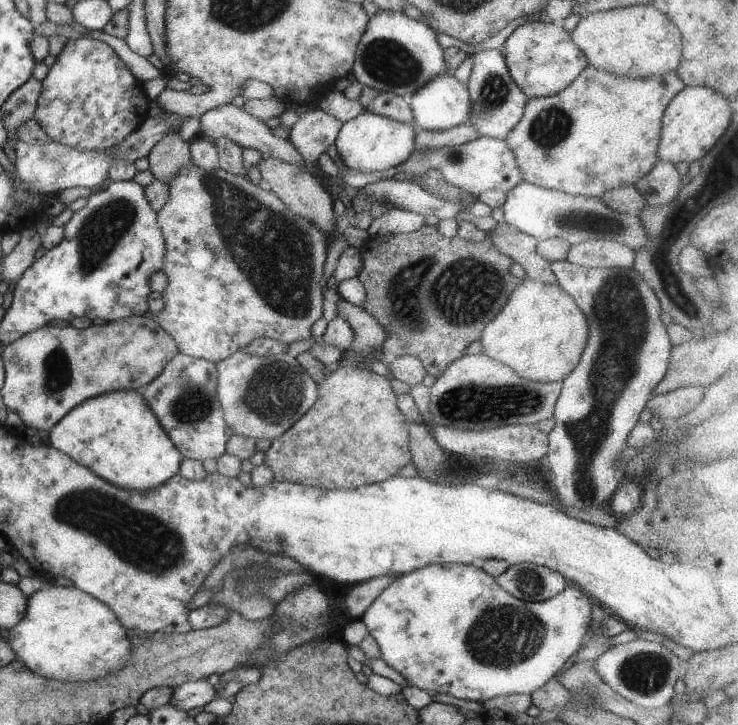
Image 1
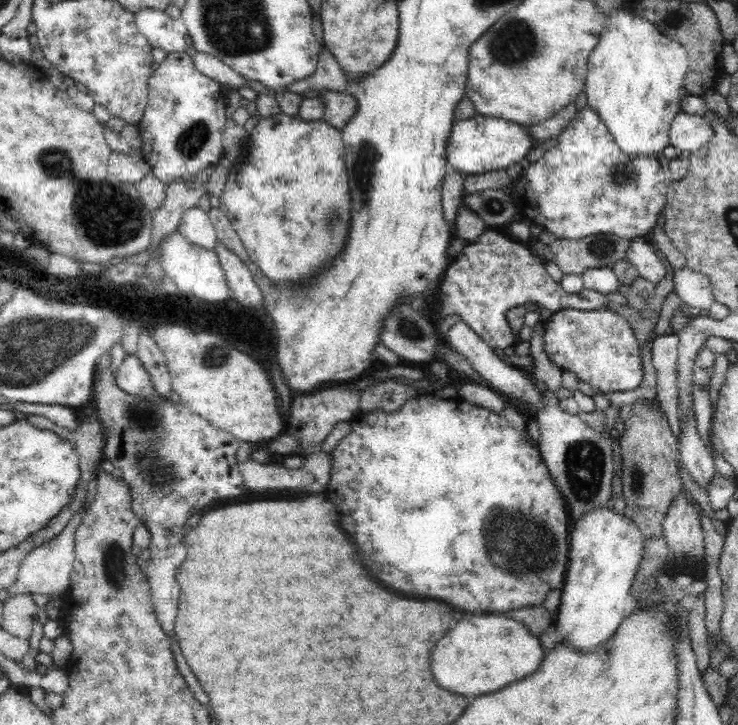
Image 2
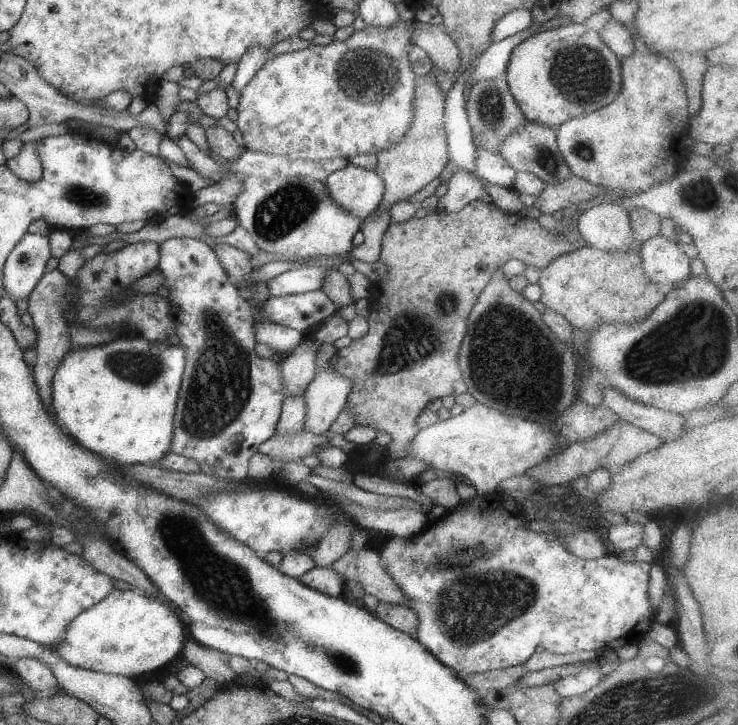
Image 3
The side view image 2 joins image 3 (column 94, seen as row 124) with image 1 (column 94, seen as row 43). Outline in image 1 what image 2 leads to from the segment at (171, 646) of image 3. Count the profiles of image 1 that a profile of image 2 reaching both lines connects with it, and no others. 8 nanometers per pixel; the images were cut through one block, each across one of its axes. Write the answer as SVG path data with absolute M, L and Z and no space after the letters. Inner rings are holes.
M49 583L27 600L24 618L10 628L8 642L16 660L33 673L62 682L90 682L122 670L132 656L126 628L108 604L88 592Z

